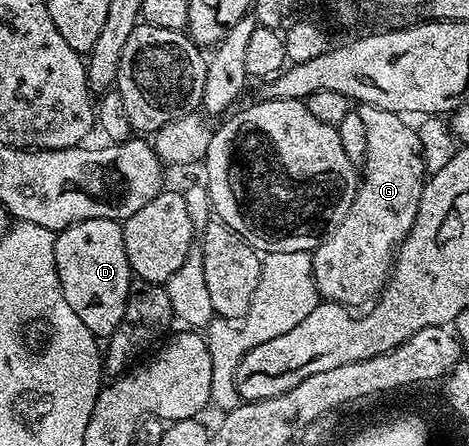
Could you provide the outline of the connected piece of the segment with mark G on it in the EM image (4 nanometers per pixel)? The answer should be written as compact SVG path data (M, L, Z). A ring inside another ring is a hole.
M358 104L356 111L360 122L364 122L364 138L368 138L370 147L360 168L360 183L354 193L354 201L352 206L348 206L348 214L344 214L344 222L333 228L322 242L326 245L326 292L321 299L347 306L365 305L381 293L392 267L396 246L408 234L416 216L424 177L427 175L417 131L409 128L399 113L380 110L380 106L371 104Z

